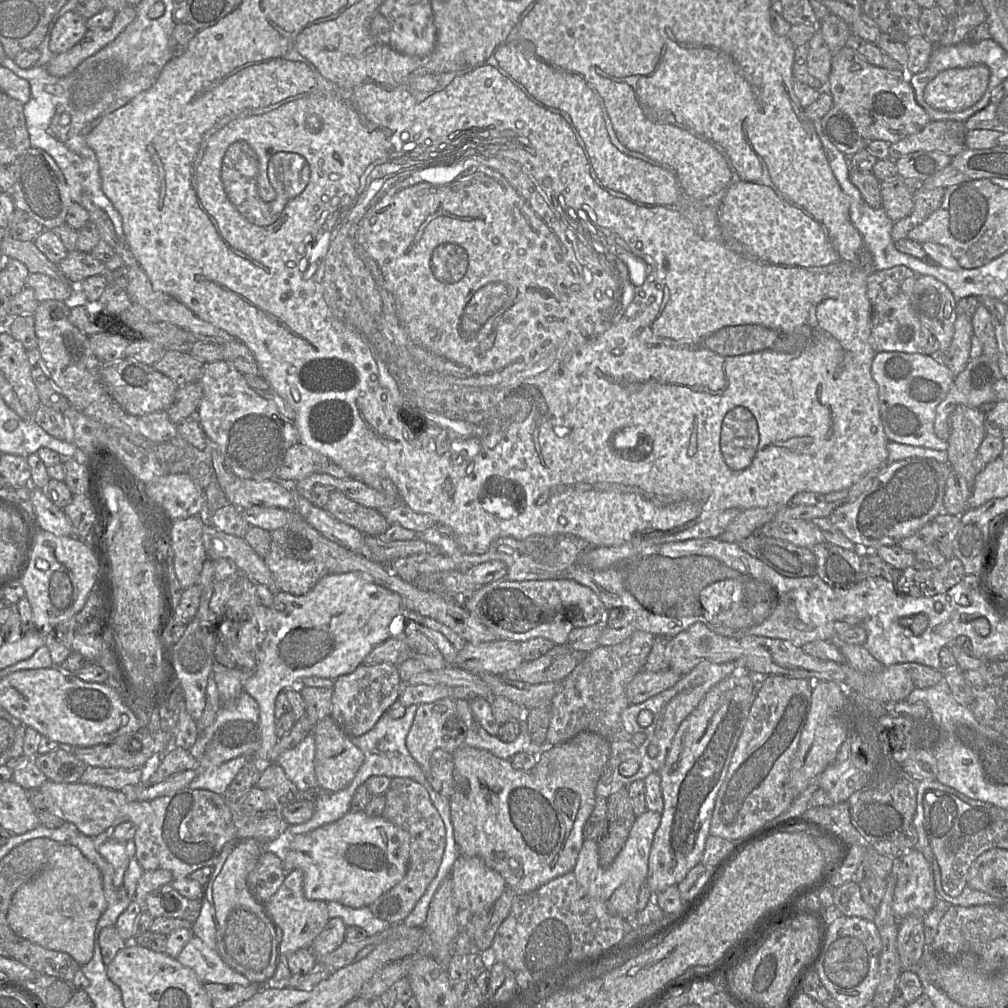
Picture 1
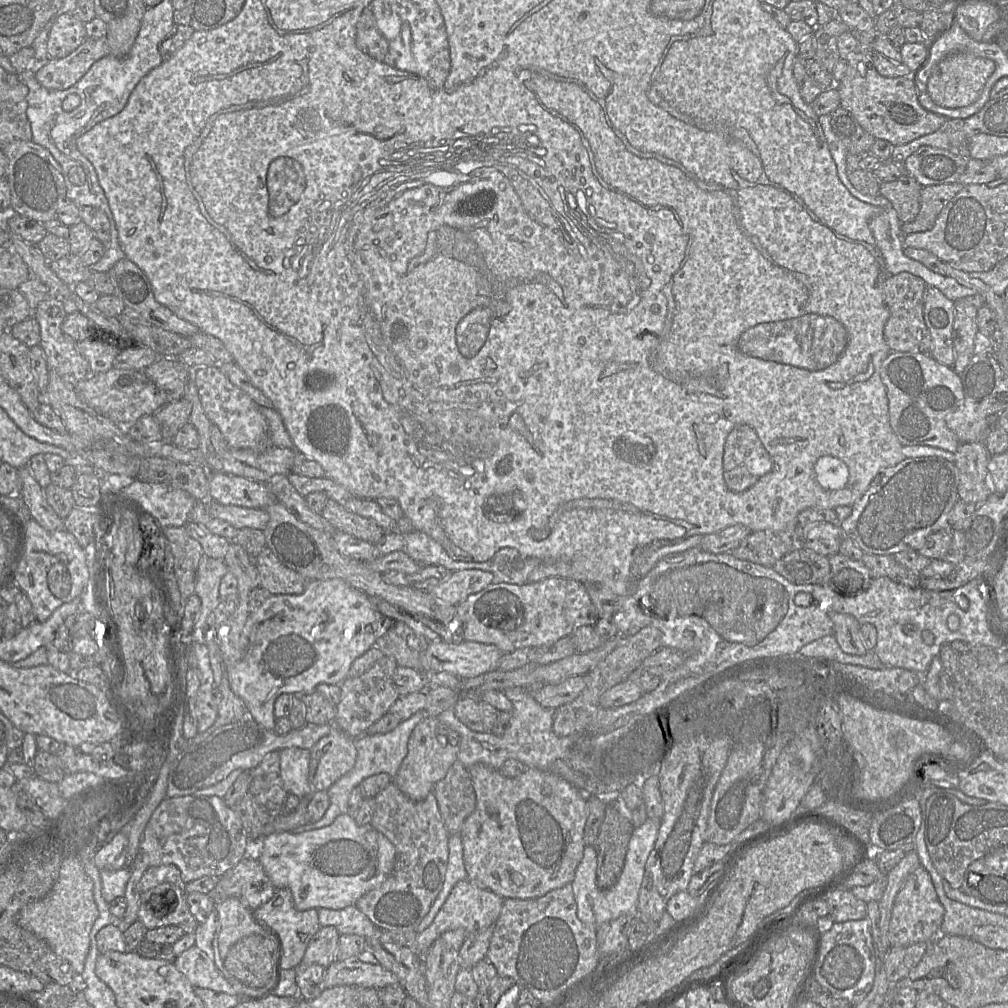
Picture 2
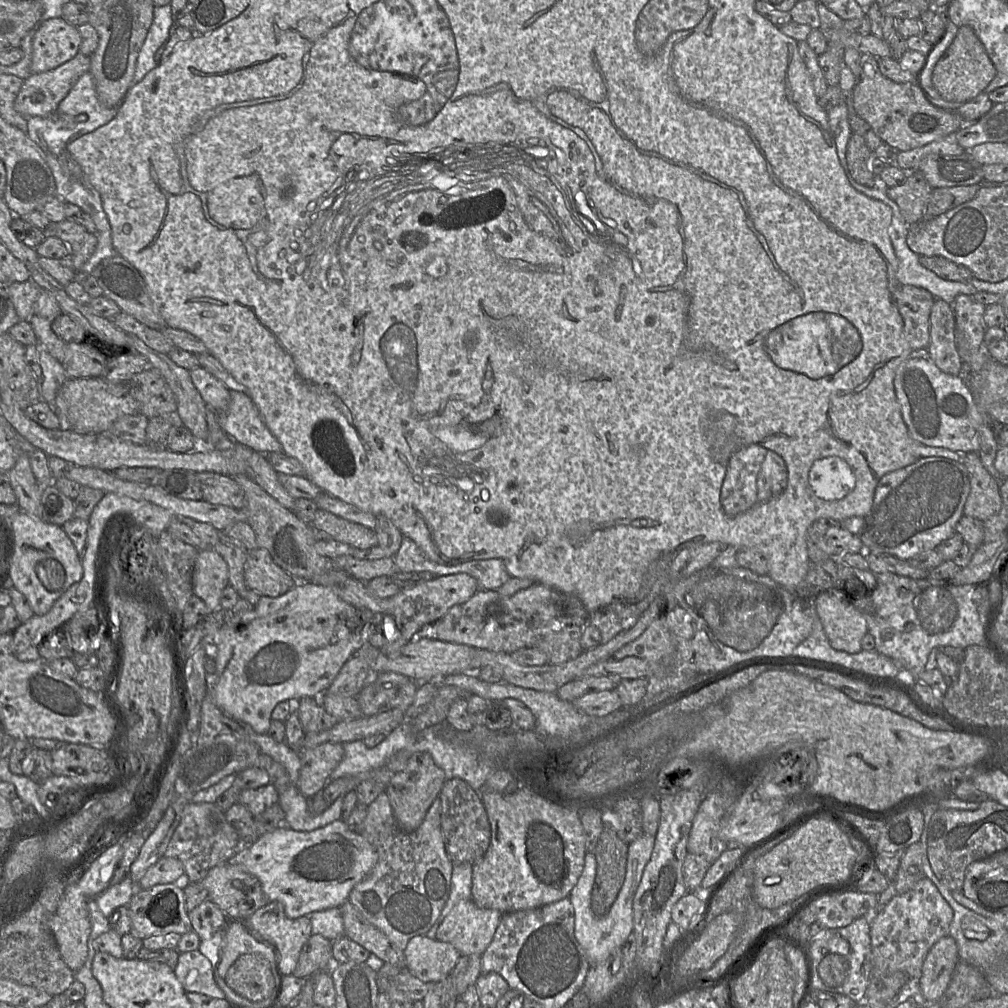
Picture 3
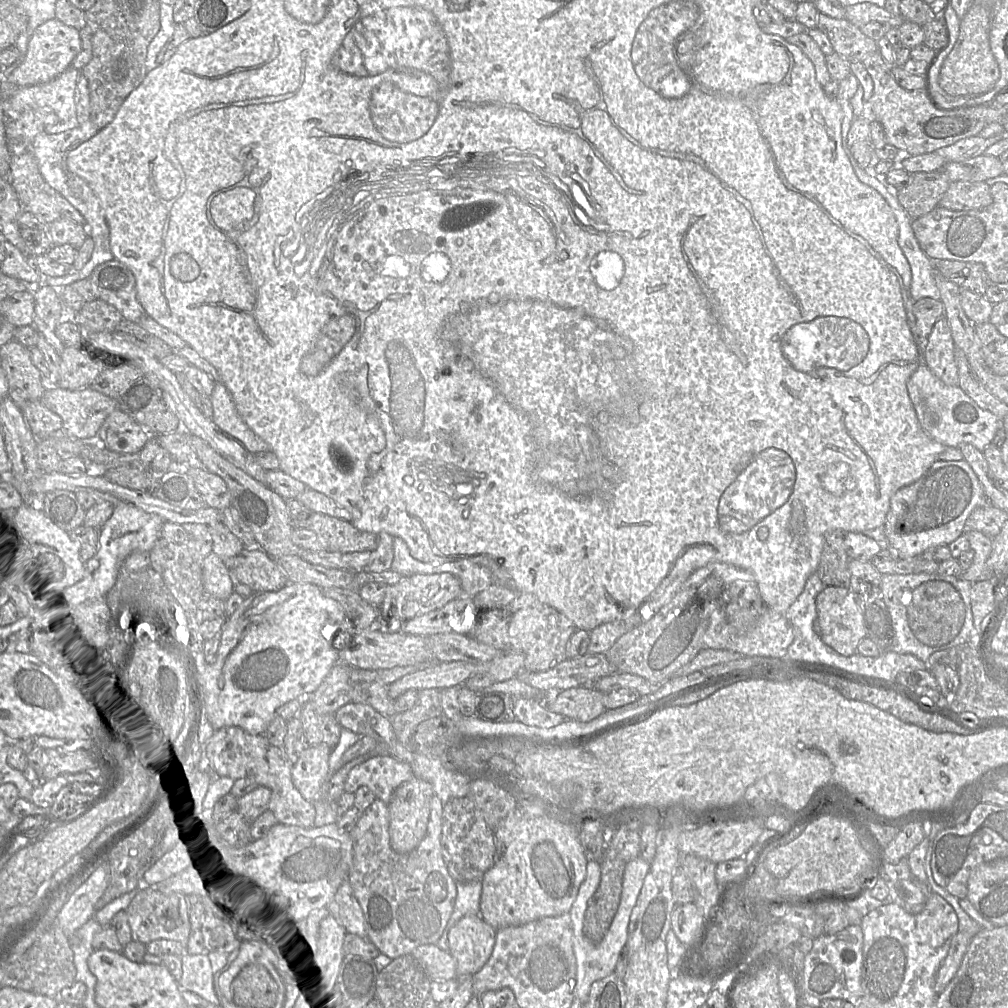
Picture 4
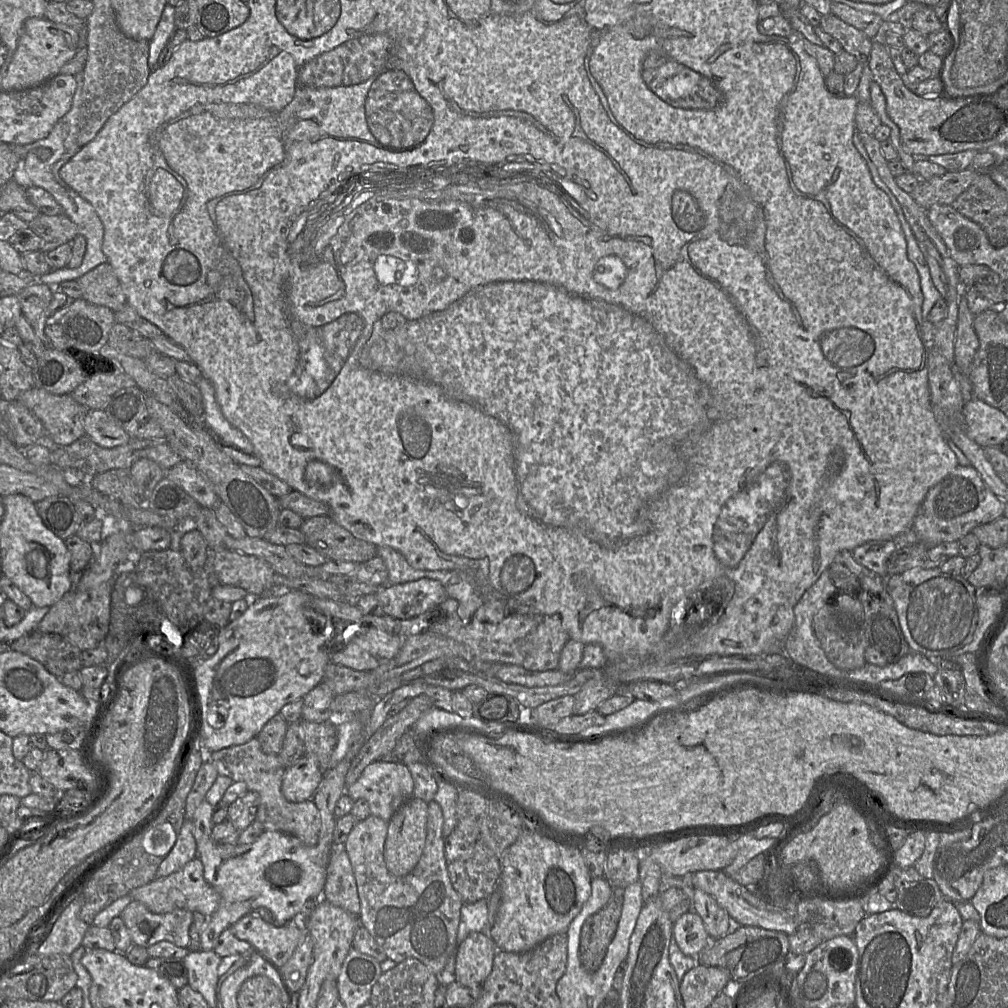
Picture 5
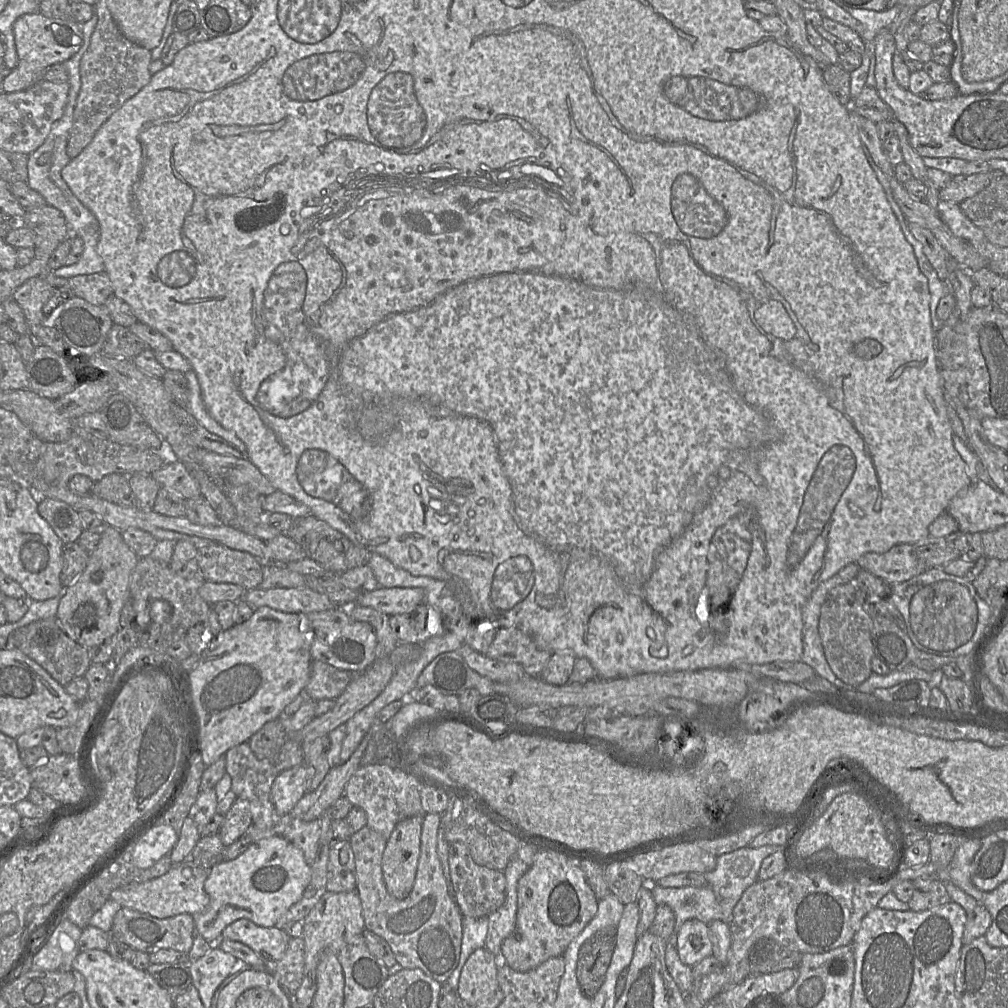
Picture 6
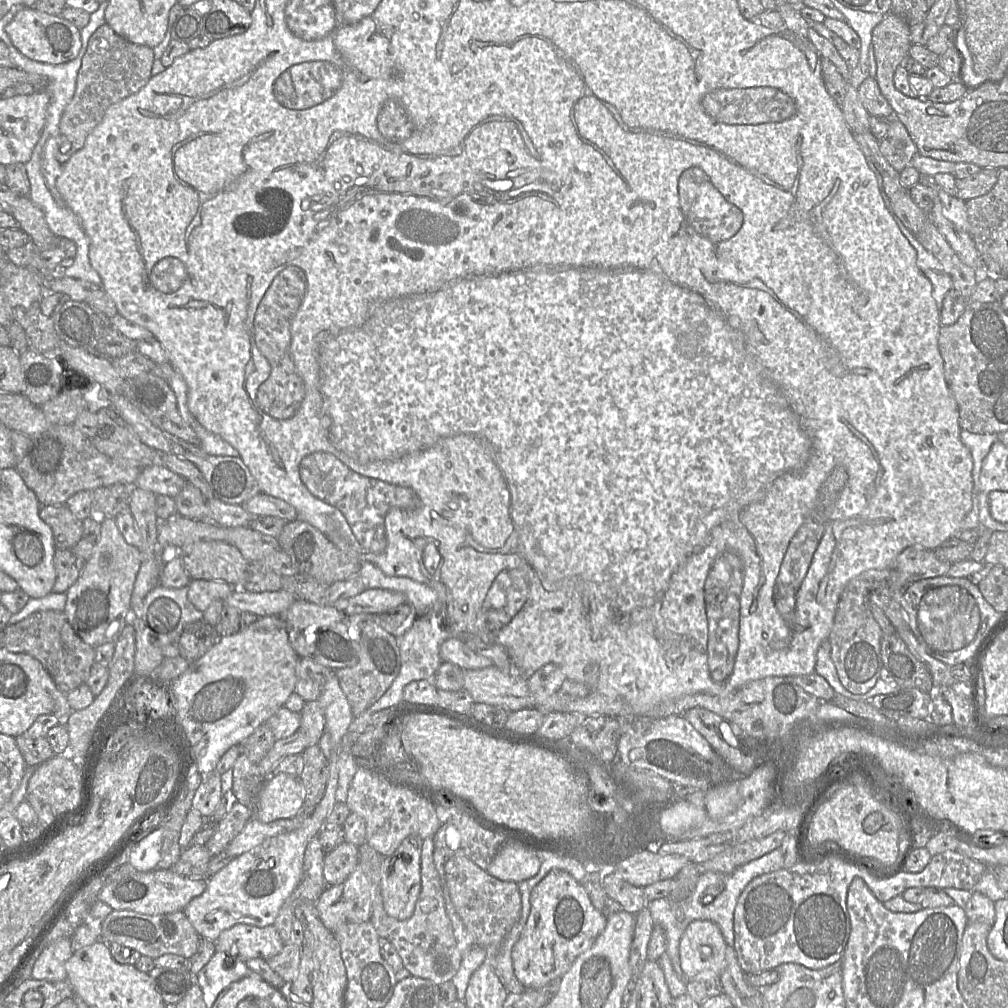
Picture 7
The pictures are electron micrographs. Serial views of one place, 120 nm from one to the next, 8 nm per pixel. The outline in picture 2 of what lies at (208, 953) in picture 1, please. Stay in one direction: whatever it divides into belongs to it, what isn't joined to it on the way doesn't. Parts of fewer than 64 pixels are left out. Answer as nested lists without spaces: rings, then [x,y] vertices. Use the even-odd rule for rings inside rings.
[[[196,945],[176,956],[173,963],[193,987],[236,995],[236,990],[217,969],[214,961]]]

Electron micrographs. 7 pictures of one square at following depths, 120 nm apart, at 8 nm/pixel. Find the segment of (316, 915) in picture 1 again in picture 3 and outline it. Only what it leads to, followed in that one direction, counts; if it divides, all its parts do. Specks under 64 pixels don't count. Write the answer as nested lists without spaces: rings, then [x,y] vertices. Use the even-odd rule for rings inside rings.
[[[268,902],[244,922],[254,937],[271,945],[275,949],[277,953],[277,970],[283,976],[291,975],[297,966],[302,947],[312,935],[310,918],[308,916],[302,916],[296,919],[290,919],[285,915],[282,904]]]

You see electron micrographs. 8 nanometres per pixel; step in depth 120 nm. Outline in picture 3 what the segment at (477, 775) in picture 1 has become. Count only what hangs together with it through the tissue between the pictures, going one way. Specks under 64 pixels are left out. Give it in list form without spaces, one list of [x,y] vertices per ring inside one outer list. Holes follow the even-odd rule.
[[[483,786],[479,793],[481,801],[487,812],[487,818],[491,829],[491,836],[490,845],[485,855],[479,862],[472,865],[471,899],[474,904],[480,908],[493,909],[499,911],[501,914],[505,914],[520,910],[535,909],[569,897],[571,890],[576,885],[583,871],[584,858],[586,854],[585,837],[583,834],[583,827],[580,821],[580,811],[570,810],[552,804],[541,798],[536,793],[521,786],[516,792],[512,794],[500,794],[492,791],[484,791]]]

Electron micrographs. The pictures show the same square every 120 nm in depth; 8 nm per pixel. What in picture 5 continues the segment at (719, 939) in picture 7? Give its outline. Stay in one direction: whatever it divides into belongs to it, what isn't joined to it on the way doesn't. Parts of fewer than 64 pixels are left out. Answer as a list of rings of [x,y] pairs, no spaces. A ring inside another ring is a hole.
[[[694,910],[673,923],[672,935],[680,950],[692,957],[697,957],[711,941],[701,917]]]

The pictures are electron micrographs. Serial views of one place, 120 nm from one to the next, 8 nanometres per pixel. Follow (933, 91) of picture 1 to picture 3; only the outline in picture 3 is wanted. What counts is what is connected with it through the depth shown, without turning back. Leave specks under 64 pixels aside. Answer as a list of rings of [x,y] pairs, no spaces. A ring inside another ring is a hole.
[[[965,25],[959,27],[954,41],[937,62],[932,75],[932,85],[942,99],[961,103],[977,97],[986,89],[995,76],[996,68],[984,45],[973,28]]]

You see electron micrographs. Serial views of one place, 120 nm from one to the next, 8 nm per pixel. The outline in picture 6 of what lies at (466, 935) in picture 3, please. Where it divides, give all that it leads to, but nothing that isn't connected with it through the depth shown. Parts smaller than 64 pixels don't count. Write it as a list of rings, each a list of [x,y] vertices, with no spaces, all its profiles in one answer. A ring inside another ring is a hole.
[[[485,947],[475,950],[461,971],[456,989],[458,998],[468,1006],[487,1000],[499,990],[497,972],[494,955]]]

